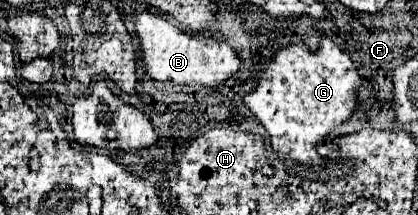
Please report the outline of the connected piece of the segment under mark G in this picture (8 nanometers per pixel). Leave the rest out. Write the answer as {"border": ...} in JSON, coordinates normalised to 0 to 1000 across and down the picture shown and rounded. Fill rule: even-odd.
{"border":[[[773,172],[754,247],[725,200],[663,237],[615,414],[586,442],[586,488],[639,600],[653,702],[691,730],[701,758],[763,795],[778,749],[758,721],[754,656],[787,637],[806,581],[844,544],[859,488],[859,395],[864,349],[840,265],[787,172]]]}

